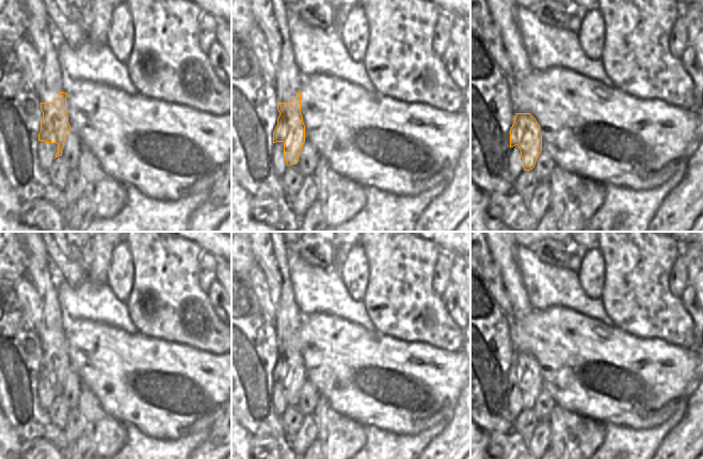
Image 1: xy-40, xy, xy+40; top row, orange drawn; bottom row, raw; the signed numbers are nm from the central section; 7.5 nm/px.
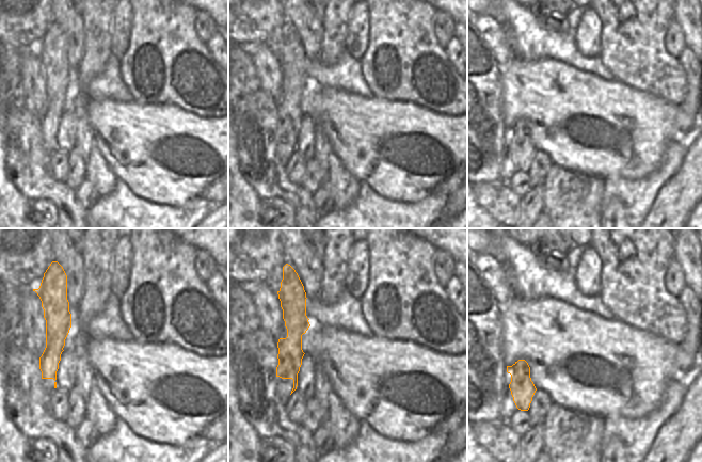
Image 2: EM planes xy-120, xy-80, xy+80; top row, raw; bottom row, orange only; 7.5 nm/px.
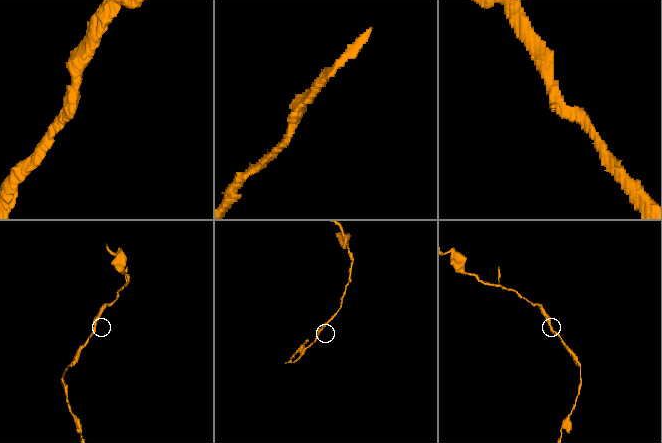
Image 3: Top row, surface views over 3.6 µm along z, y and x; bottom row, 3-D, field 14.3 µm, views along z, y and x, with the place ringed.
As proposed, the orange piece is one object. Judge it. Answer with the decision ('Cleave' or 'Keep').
Keep

